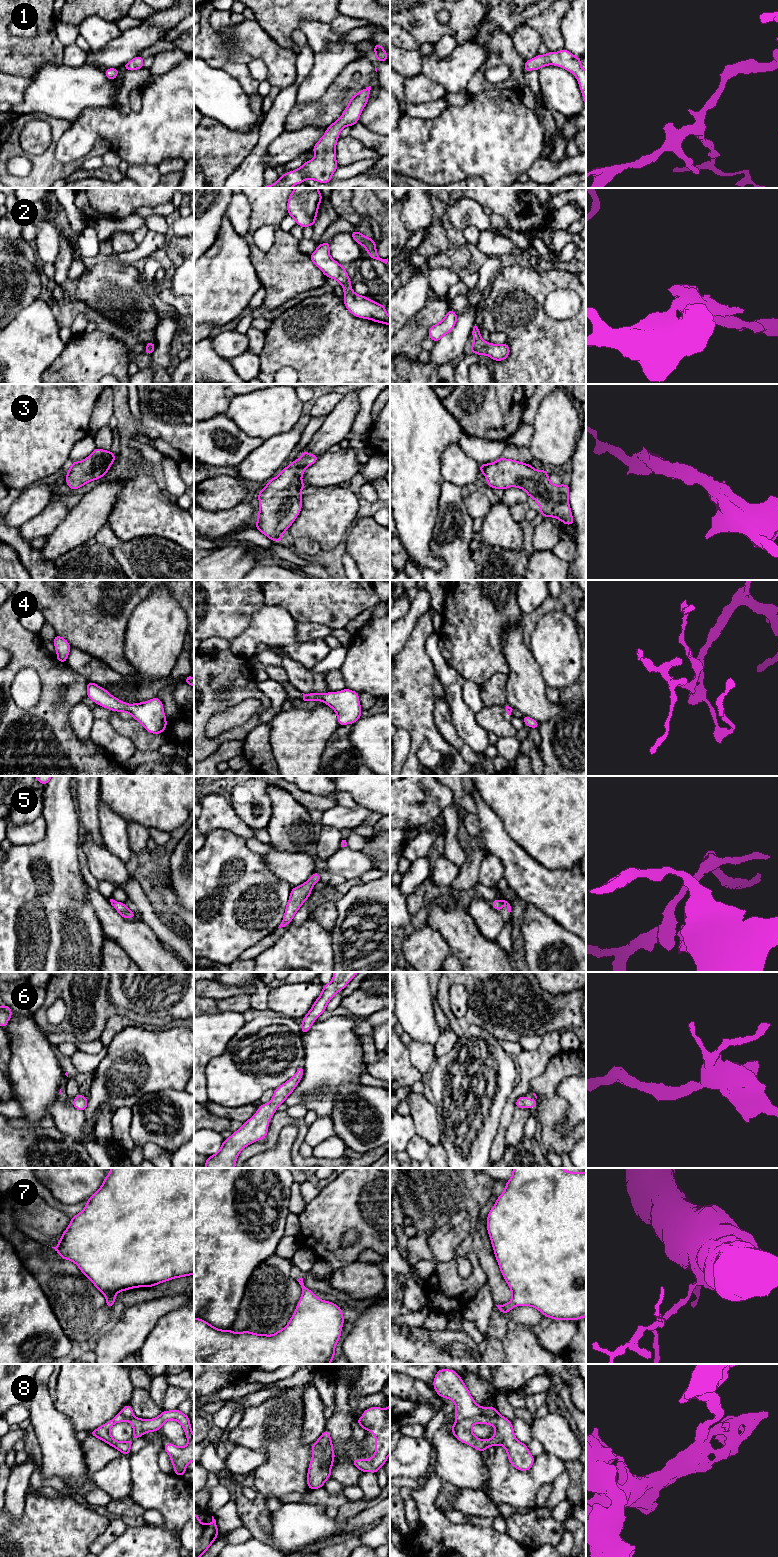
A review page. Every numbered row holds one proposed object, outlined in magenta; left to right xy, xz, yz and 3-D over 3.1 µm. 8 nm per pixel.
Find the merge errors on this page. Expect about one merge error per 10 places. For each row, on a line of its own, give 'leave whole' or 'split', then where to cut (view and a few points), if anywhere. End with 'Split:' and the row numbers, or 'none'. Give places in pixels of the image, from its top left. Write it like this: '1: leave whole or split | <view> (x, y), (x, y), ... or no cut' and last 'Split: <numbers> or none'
1: leave whole | no cut
2: leave whole | no cut
3: leave whole | no cut
4: leave whole | no cut
5: leave whole | no cut
6: leave whole | no cut
7: leave whole | no cut
8: split | yz (498, 1414), (493, 1416), (477, 1415), (457, 1420)
Split: 8

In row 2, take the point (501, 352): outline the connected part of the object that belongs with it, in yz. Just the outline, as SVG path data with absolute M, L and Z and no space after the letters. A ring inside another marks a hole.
M473 327L471 335L474 337L472 347L468 351L477 355L488 355L493 361L502 361L508 358L510 354L509 345L506 343L496 345L483 340L480 335L480 329Z

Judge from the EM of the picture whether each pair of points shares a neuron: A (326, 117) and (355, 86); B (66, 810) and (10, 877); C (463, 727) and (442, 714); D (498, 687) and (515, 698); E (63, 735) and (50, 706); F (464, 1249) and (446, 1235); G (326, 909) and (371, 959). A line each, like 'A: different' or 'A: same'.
A: same
B: same
C: different
D: different
E: same
F: different
G: different

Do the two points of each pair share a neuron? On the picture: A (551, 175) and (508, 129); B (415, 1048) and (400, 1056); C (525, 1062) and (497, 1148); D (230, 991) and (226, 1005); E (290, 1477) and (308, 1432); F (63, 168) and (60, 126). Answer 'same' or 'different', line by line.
A: different
B: different
C: same
D: different
E: different
F: same

